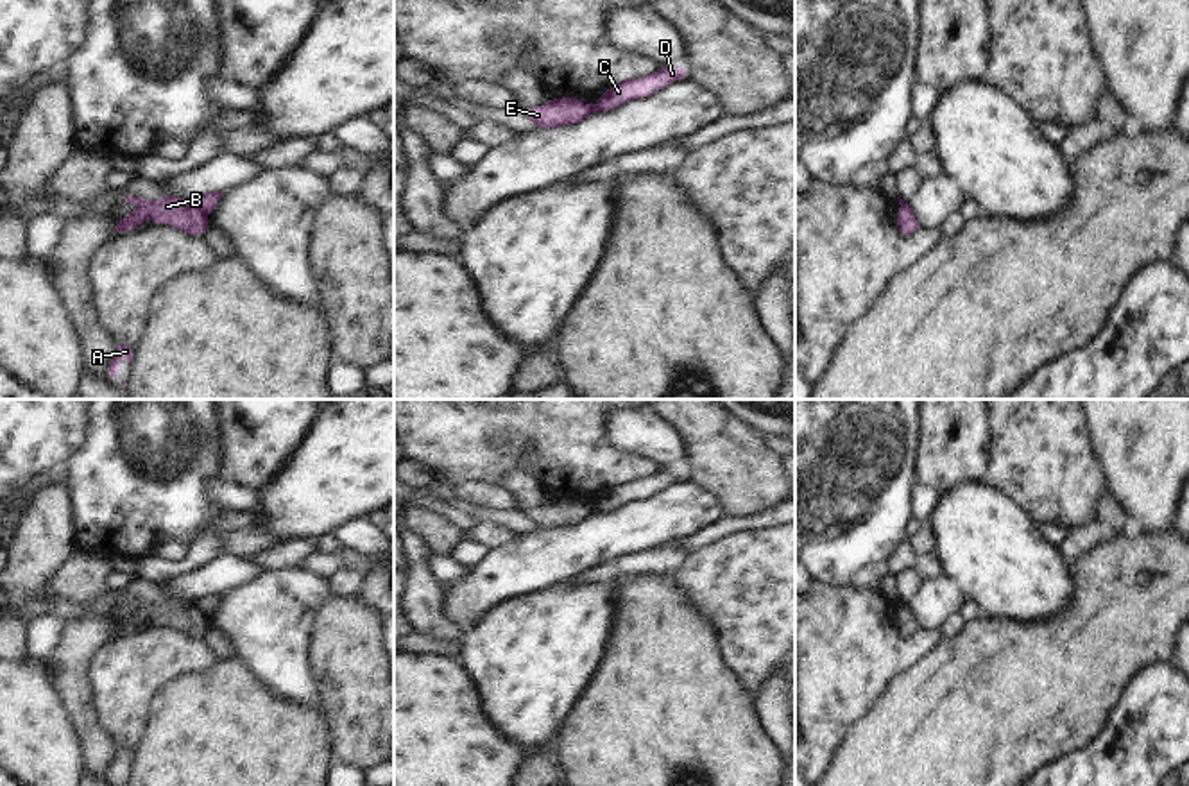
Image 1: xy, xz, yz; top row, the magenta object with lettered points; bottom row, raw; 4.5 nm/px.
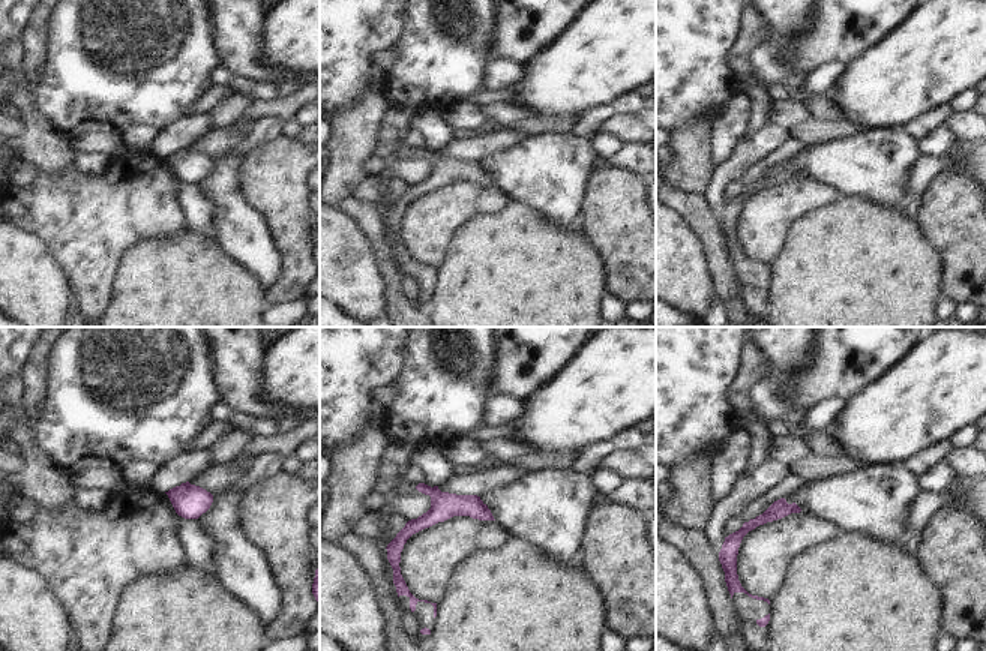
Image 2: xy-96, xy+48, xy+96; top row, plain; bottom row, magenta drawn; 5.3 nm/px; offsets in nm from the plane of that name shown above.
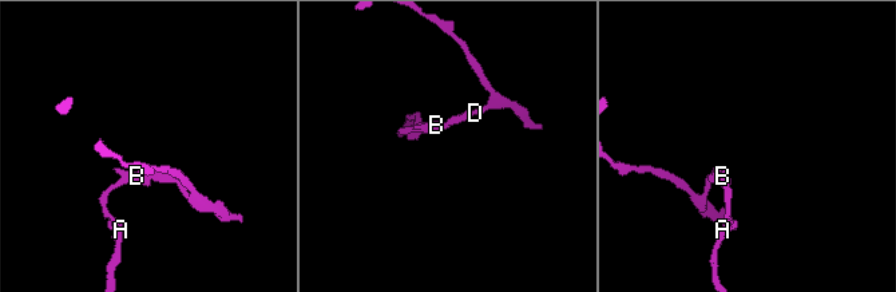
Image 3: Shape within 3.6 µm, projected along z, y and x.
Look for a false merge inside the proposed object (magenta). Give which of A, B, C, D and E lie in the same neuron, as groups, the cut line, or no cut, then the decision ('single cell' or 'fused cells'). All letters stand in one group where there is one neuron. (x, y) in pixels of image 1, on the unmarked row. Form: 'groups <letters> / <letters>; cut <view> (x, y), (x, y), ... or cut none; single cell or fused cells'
groups A B E / C D; cut xy (192, 604), (206, 616); fused cells

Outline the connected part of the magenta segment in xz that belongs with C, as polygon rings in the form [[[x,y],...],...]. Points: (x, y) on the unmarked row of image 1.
[[[663,469],[655,474],[650,474],[641,480],[629,480],[625,483],[616,485],[614,489],[607,491],[598,501],[598,512],[611,512],[616,507],[621,507],[629,501],[637,501],[643,498],[650,498],[661,489],[686,478],[684,469]]]

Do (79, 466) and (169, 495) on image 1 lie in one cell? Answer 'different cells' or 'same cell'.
same cell

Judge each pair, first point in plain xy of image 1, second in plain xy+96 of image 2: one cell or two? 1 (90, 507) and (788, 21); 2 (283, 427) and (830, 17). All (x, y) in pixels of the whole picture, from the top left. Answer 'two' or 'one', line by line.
1: one
2: one

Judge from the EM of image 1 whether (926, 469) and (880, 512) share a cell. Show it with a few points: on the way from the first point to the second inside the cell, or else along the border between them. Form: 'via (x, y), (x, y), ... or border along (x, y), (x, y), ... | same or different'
border along (919, 437), (914, 478) | different

